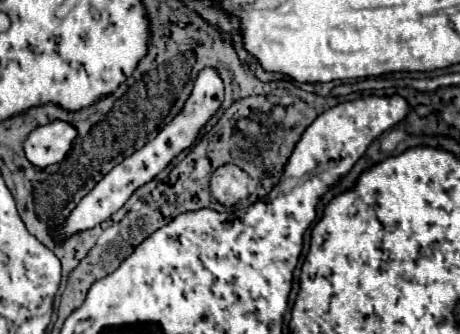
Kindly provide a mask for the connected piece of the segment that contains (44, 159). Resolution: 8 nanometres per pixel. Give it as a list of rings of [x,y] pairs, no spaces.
[[[50,121],[48,125],[38,125],[24,142],[24,152],[30,163],[36,167],[44,168],[52,163],[60,163],[68,149],[76,139],[76,127],[68,125],[68,121]]]

